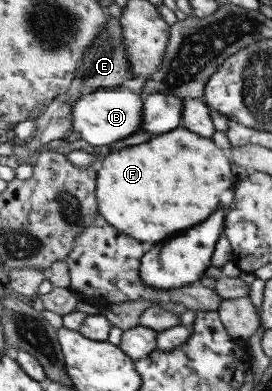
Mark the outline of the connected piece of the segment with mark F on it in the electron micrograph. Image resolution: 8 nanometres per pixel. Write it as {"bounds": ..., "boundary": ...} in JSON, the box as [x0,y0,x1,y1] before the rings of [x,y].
{"bounds":[96,126,231,245],"boundary":[[[179,126],[104,158],[96,189],[100,215],[121,233],[155,245],[209,219],[220,207],[219,195],[231,187],[231,175],[231,160],[221,146]]]}

